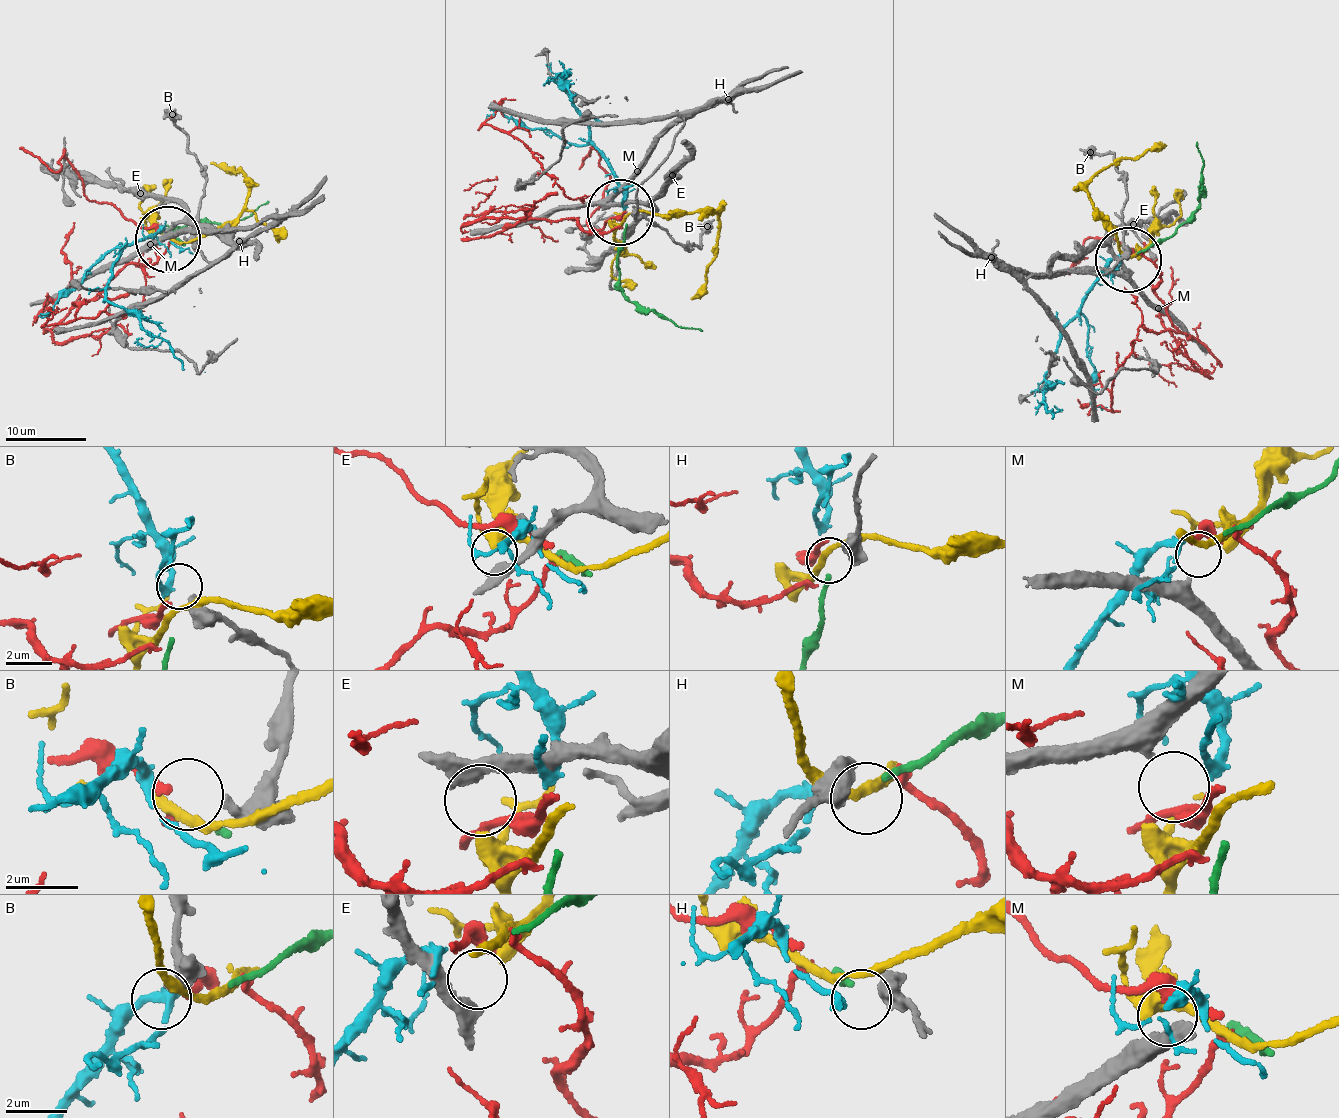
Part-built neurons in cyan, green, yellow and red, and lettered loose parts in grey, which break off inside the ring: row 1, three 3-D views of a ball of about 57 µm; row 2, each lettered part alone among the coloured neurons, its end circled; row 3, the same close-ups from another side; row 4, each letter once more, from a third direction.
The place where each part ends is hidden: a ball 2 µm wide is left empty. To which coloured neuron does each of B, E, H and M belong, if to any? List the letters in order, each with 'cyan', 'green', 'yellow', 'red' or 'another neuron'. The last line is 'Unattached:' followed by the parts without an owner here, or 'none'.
B: red
E: yellow
H: green
M: another neuron
Unattached: M

